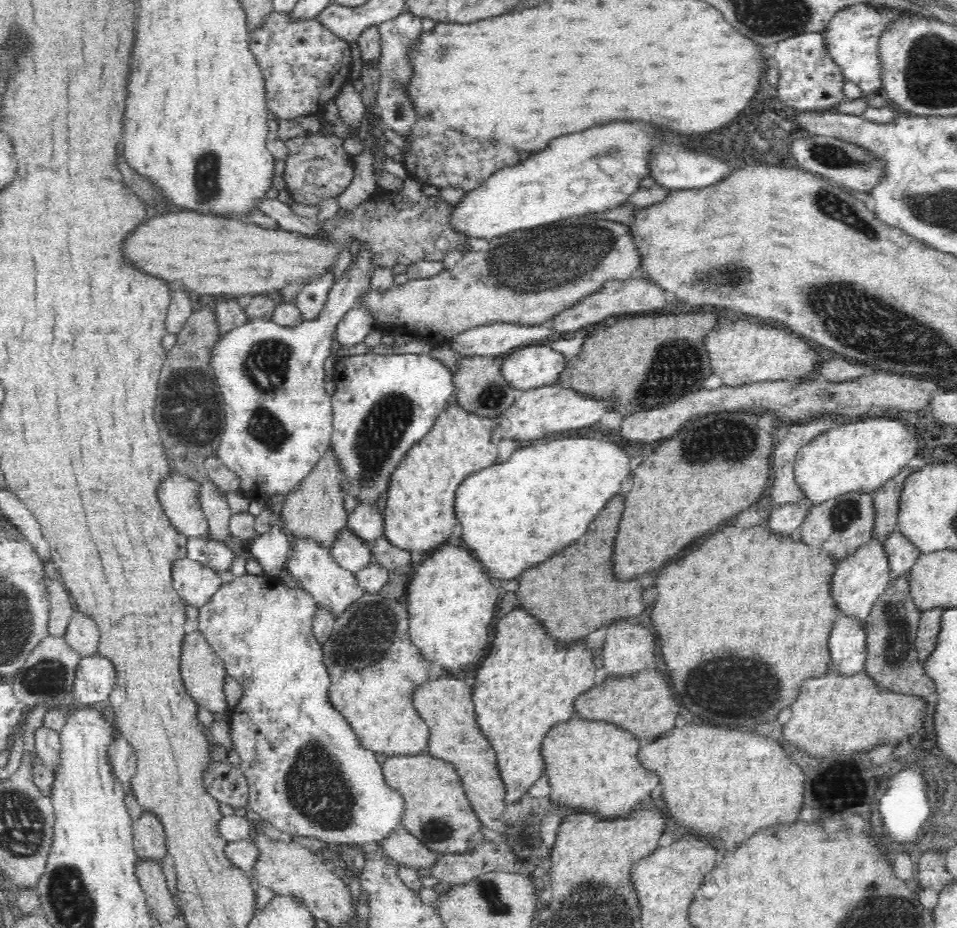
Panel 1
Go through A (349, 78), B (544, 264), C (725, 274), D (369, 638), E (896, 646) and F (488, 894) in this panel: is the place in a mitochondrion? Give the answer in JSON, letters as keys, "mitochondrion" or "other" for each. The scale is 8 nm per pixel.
{"A":"other","B":"mitochondrion","C":"mitochondrion","D":"mitochondrion","E":"mitochondrion","F":"mitochondrion"}

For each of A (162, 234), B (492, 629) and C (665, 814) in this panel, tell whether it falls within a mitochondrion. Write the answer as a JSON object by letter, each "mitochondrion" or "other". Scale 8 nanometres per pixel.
{"A":"other","B":"other","C":"other"}

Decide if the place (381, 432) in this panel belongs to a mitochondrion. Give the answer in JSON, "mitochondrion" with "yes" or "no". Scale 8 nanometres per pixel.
{"mitochondrion":"yes"}

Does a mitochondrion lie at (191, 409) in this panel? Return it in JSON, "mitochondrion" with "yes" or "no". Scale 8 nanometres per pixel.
{"mitochondrion":"yes"}

